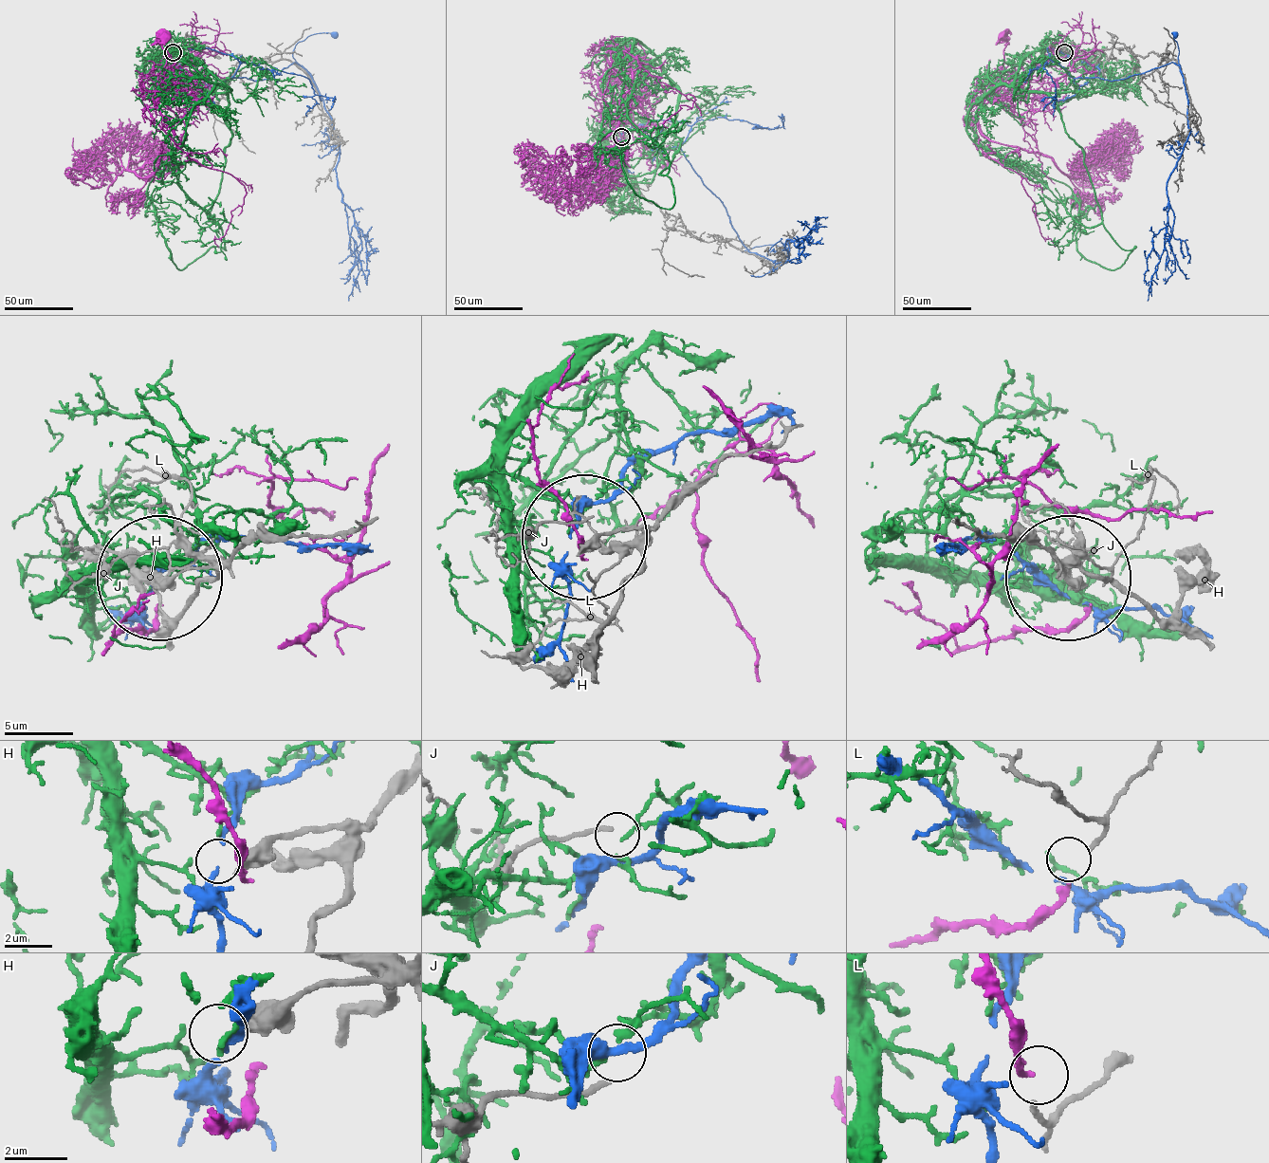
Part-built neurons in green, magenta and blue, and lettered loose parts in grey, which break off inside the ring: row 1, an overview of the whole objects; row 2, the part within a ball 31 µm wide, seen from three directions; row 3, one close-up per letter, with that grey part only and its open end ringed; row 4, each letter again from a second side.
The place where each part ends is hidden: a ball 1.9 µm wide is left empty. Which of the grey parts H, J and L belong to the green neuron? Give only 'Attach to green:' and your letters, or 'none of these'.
Attach to green: none of these

